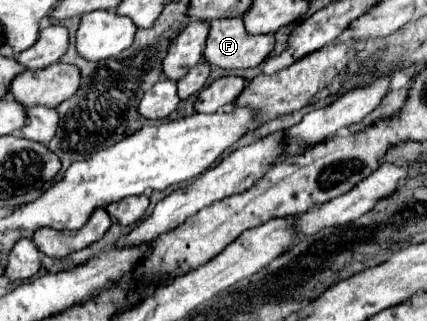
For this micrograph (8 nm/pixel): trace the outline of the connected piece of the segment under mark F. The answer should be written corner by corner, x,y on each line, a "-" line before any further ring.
242,18
212,20
204,46
204,60
224,70
252,68
268,58
272,46
274,38
270,34
250,36
244,30

